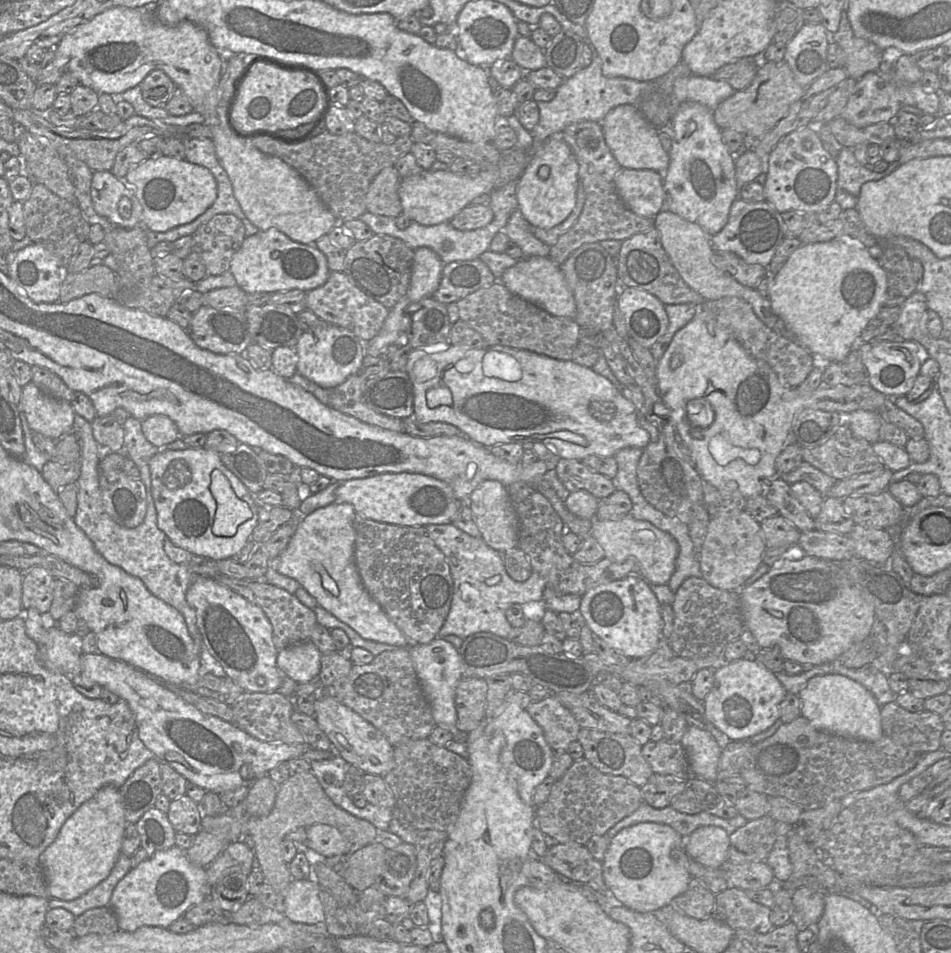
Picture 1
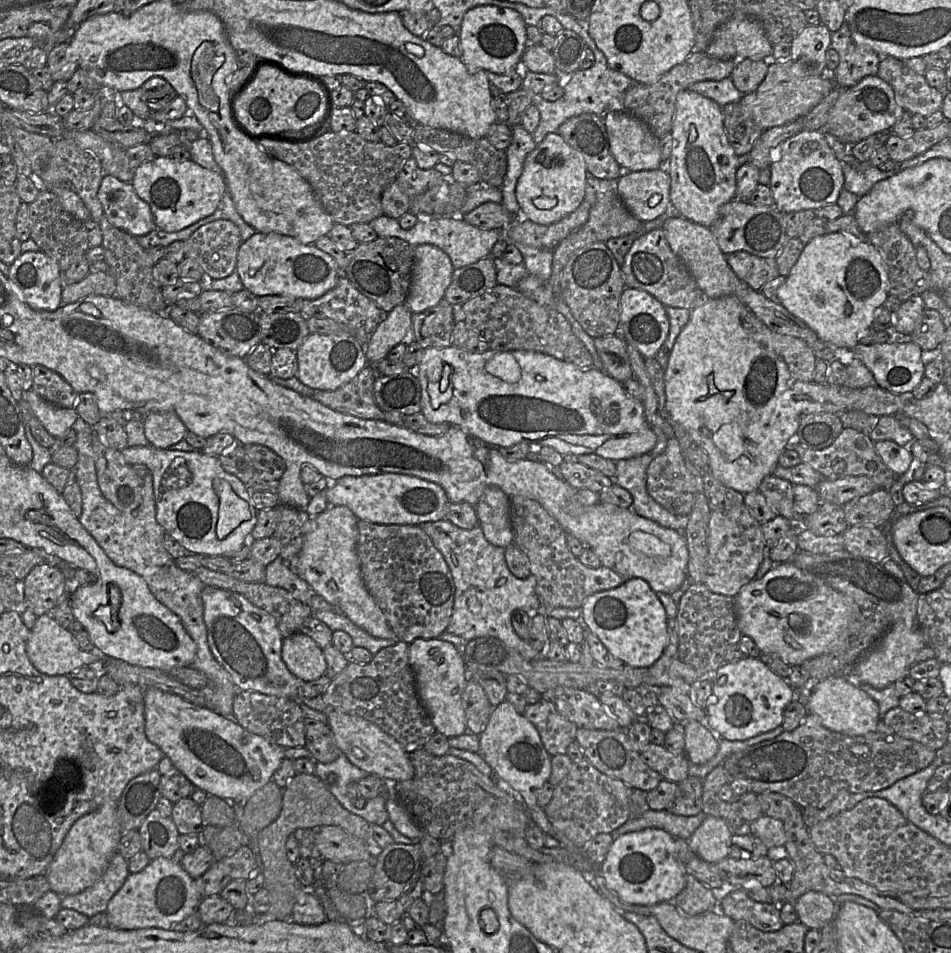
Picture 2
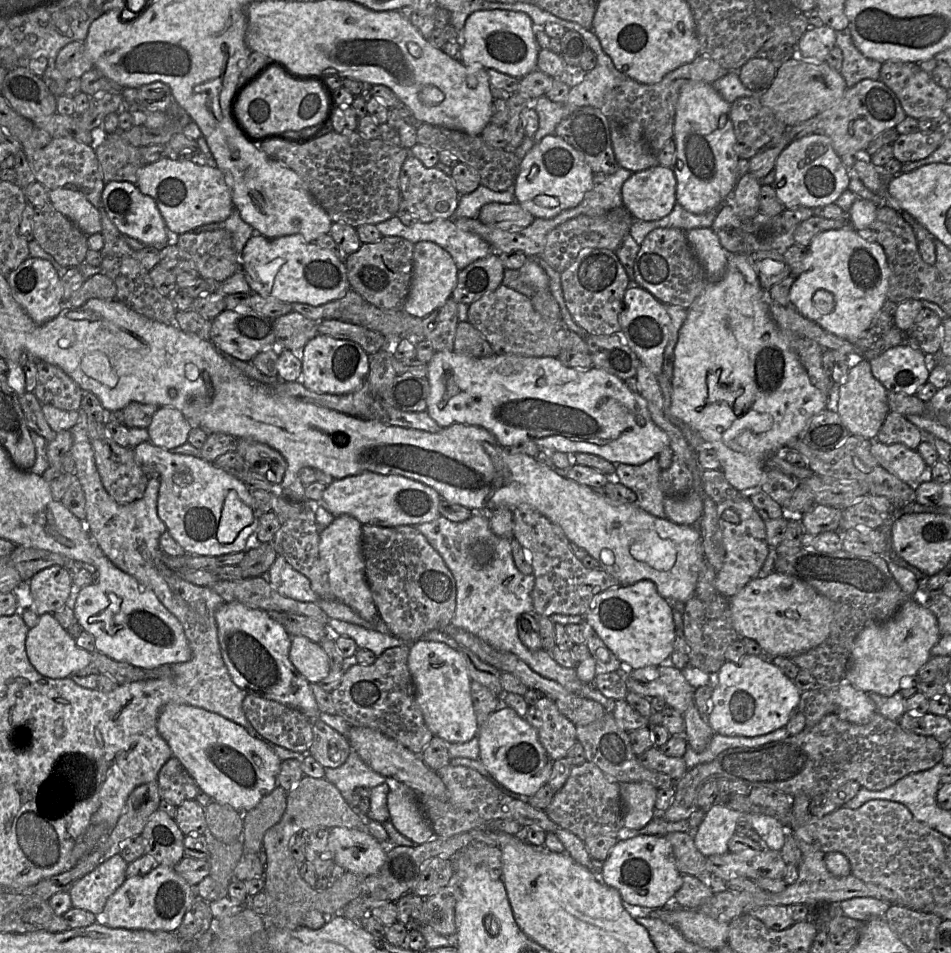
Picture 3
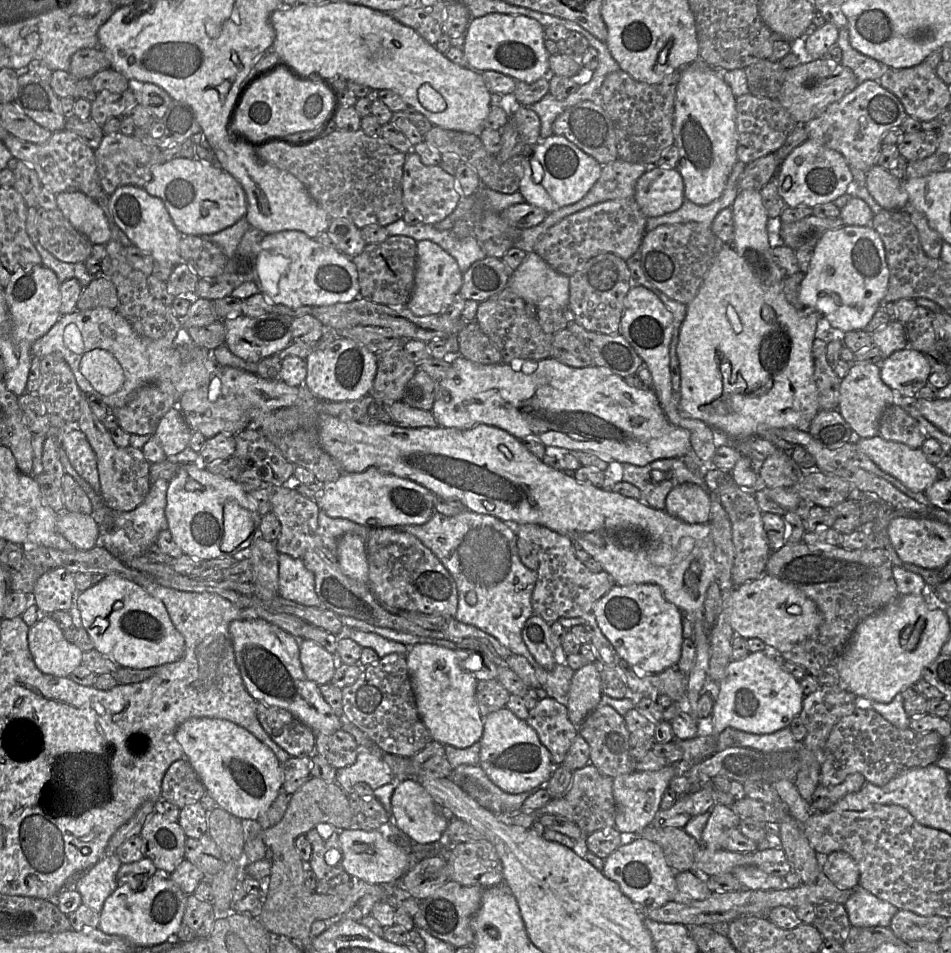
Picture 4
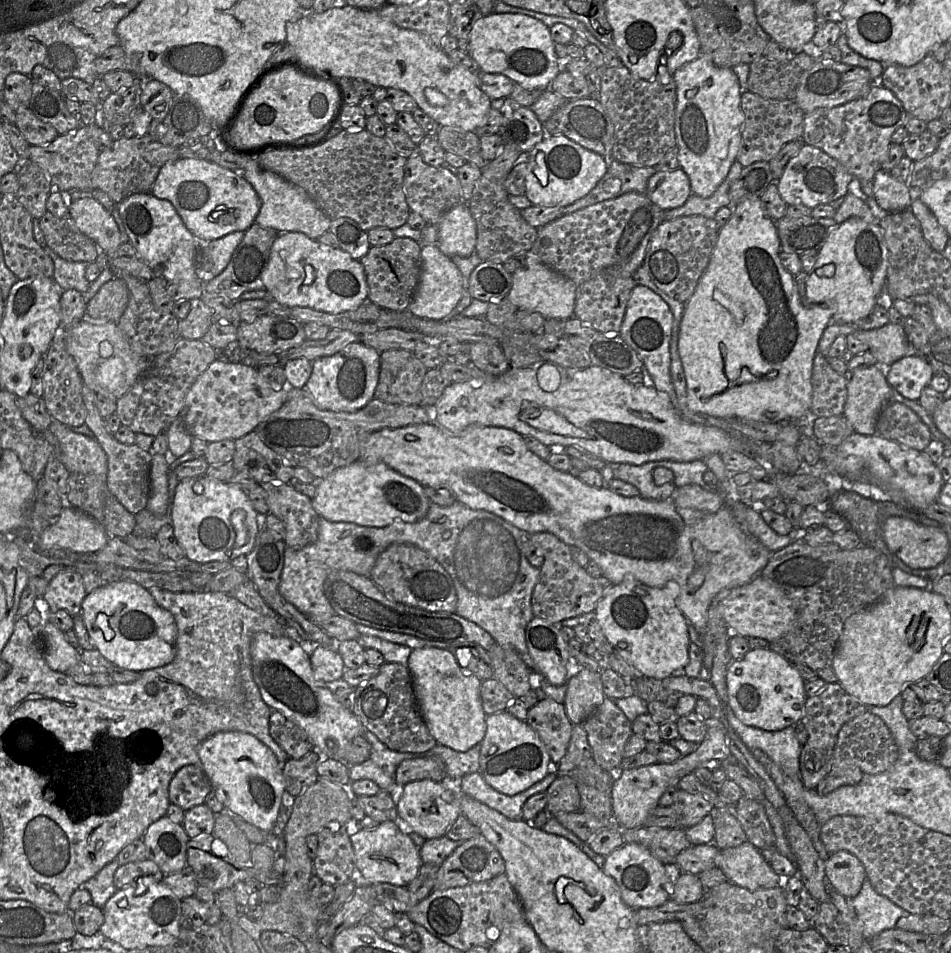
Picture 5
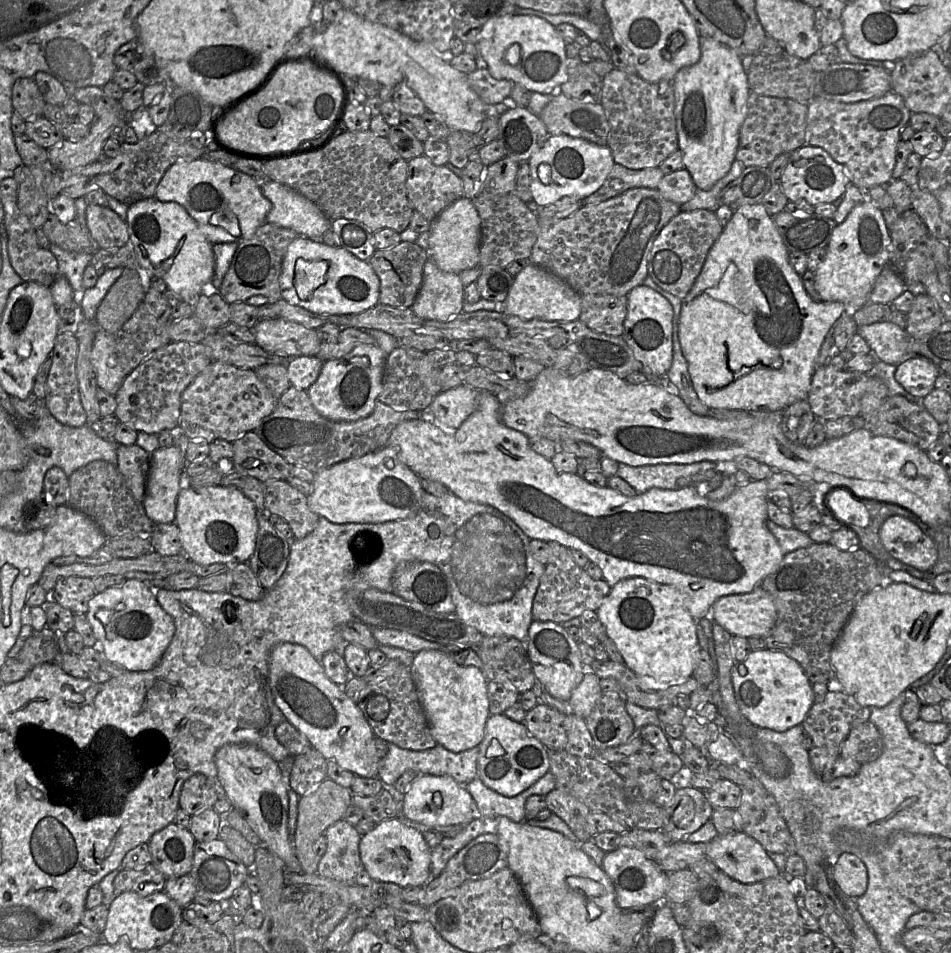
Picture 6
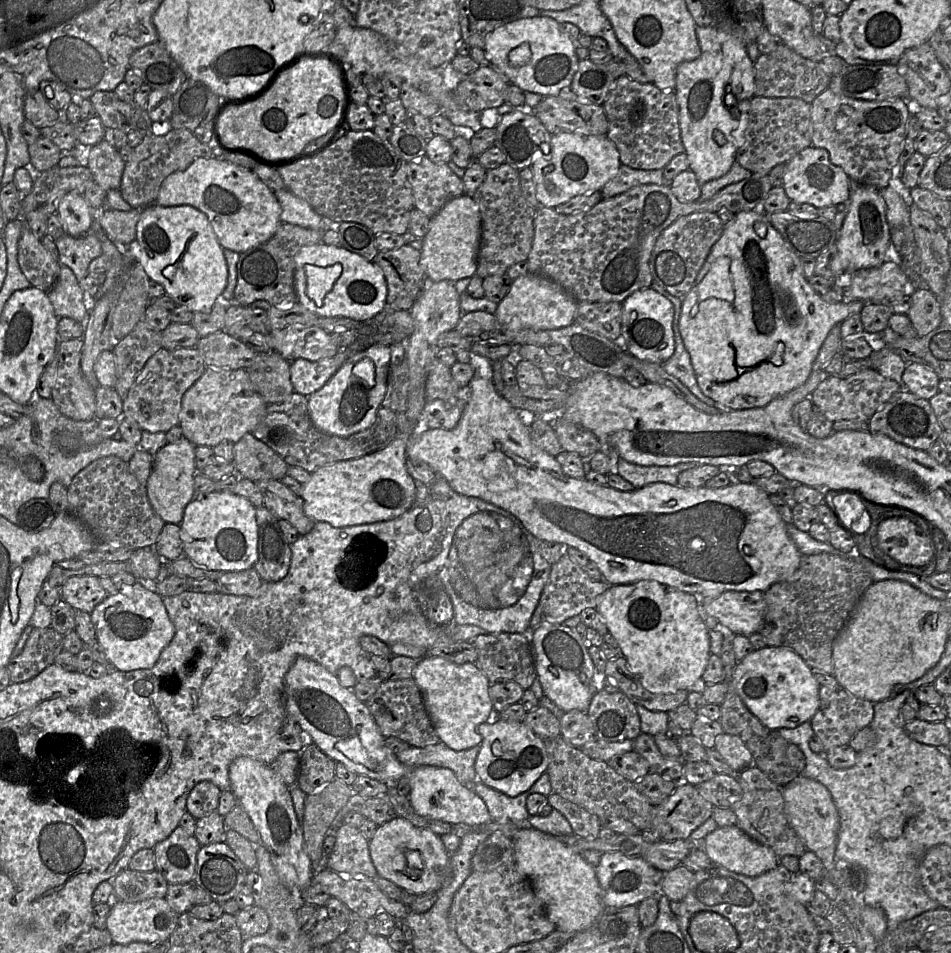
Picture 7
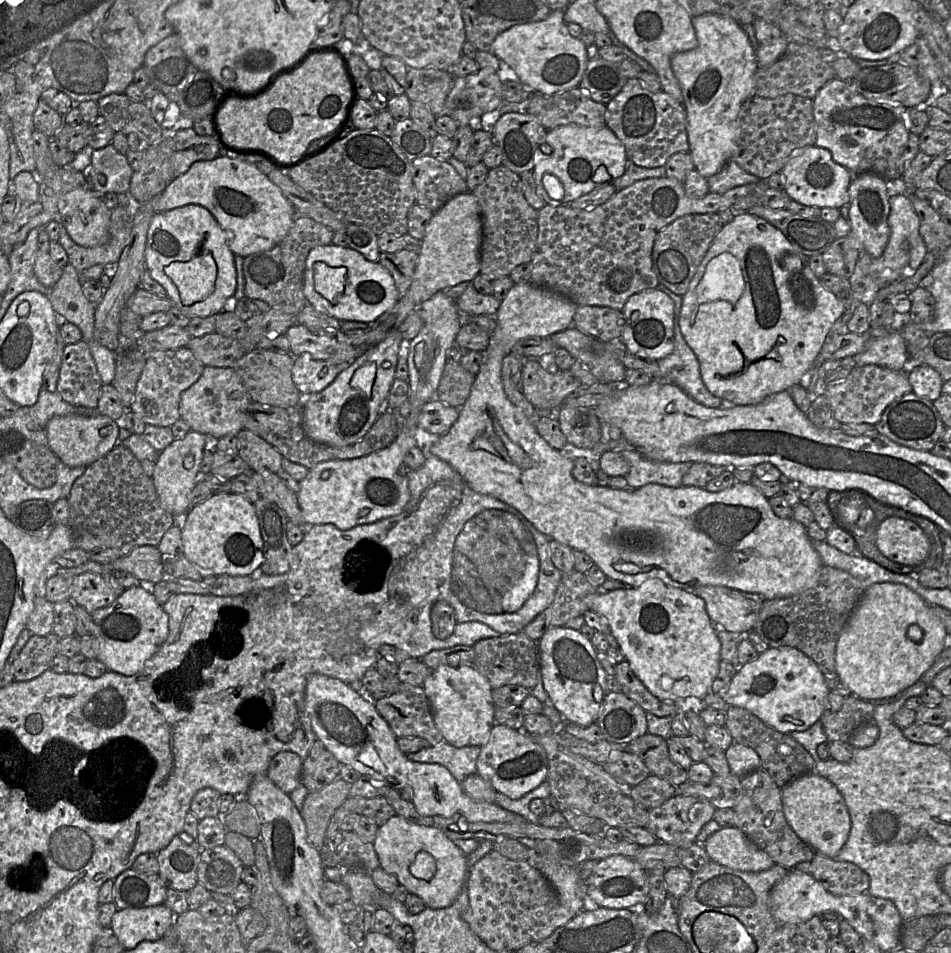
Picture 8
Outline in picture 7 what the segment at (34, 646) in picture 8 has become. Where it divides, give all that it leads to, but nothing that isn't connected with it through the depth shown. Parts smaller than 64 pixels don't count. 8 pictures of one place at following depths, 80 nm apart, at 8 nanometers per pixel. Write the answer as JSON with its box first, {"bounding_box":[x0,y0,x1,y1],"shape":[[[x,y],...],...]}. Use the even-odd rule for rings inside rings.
{"bounding_box":[7,627,63,684],"shape":[[[51,627],[33,628],[21,654],[7,665],[10,684],[26,682],[54,664],[63,651],[63,636]]]}

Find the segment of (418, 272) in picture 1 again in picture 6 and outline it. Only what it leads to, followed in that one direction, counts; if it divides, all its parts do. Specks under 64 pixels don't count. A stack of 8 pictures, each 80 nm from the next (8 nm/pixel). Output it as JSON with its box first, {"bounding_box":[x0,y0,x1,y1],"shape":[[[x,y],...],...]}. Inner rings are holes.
{"bounding_box":[410,258,464,321],"shape":[[[428,258],[421,287],[410,308],[424,320],[447,321],[463,312],[464,288],[458,274],[442,271]]]}

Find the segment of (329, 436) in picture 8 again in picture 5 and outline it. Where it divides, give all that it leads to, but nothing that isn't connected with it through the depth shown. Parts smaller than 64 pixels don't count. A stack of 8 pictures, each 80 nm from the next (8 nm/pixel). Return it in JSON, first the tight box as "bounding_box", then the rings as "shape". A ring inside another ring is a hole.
{"bounding_box":[302,342,380,412],"shape":[[[353,342],[331,356],[312,361],[311,375],[302,389],[322,410],[355,412],[374,398],[379,372],[380,352],[361,342]]]}

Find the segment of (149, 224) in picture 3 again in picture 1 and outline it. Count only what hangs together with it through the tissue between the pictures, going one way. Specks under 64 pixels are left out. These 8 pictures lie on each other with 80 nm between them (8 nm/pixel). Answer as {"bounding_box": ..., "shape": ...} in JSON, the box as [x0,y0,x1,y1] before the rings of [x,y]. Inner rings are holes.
{"bounding_box":[91,170,143,229],"shape":[[[108,170],[95,171],[91,197],[96,212],[111,223],[125,229],[143,226],[142,206],[124,178],[120,179]]]}

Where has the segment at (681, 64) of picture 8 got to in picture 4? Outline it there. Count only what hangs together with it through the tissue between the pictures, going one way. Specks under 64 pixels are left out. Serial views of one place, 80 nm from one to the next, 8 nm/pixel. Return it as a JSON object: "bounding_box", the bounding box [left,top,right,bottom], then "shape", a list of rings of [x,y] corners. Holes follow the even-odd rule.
{"bounding_box":[673,59,738,205],"shape":[[[702,59],[681,70],[673,122],[674,144],[678,148],[676,169],[683,178],[685,199],[697,205],[708,205],[721,196],[738,161],[736,97],[724,81],[722,71],[709,66]]]}

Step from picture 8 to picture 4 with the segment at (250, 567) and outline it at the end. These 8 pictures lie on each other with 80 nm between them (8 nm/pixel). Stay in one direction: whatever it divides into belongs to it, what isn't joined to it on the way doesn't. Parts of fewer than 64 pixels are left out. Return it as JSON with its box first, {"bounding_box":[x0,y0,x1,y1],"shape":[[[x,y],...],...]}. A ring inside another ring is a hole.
{"bounding_box":[166,462,261,560],"shape":[[[199,462],[186,463],[179,468],[168,481],[166,498],[167,528],[174,542],[188,556],[201,560],[234,557],[237,552],[250,547],[258,535],[261,515],[249,493],[236,481],[209,472]]]}

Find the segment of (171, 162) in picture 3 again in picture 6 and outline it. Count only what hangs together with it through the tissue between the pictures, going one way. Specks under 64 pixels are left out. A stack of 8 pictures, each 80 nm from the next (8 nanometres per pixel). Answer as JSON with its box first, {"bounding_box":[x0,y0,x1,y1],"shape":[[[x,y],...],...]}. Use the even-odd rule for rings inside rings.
{"bounding_box":[155,158,272,244],"shape":[[[204,158],[170,166],[156,188],[155,198],[183,206],[212,244],[239,242],[252,237],[266,222],[272,207],[262,193],[260,181],[233,166]]]}

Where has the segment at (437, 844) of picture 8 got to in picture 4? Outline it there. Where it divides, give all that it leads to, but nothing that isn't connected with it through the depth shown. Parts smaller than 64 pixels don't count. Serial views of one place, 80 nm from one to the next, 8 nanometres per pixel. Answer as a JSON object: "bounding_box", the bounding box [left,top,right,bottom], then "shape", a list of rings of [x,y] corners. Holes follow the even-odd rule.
{"bounding_box":[339,829,411,884],"shape":[[[343,829],[339,834],[344,871],[371,884],[397,883],[411,868],[411,852],[387,840],[379,830]]]}

